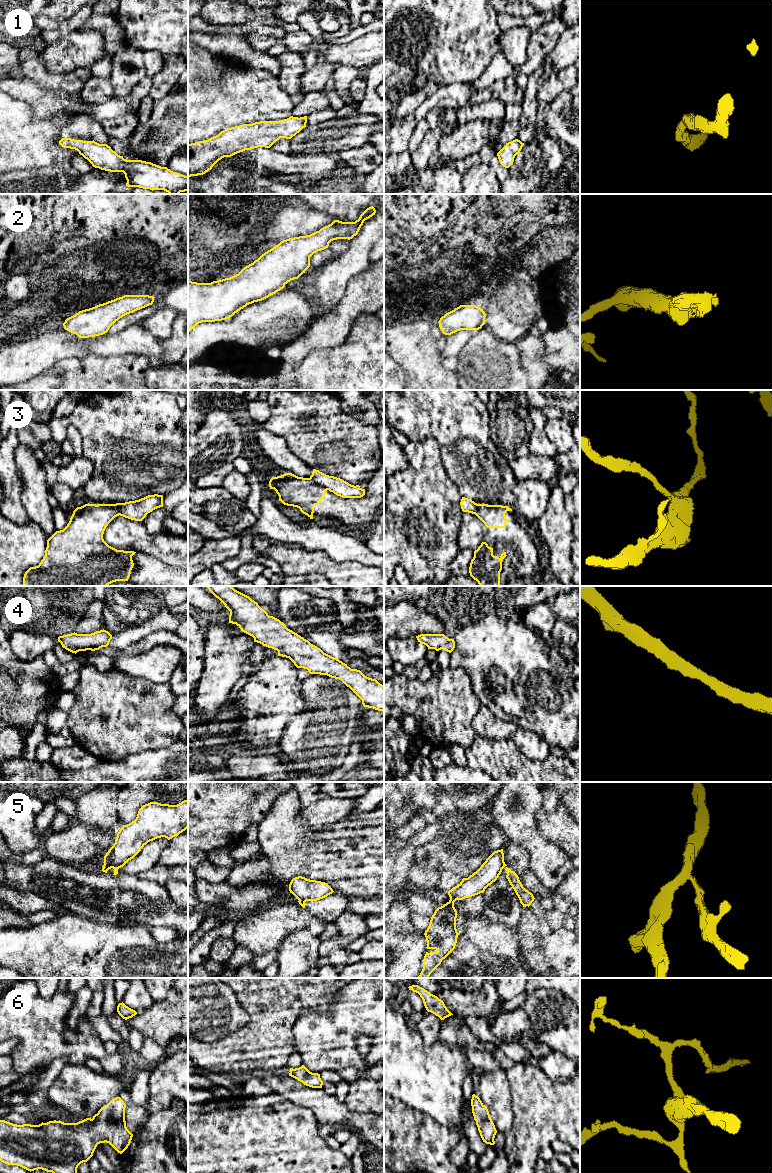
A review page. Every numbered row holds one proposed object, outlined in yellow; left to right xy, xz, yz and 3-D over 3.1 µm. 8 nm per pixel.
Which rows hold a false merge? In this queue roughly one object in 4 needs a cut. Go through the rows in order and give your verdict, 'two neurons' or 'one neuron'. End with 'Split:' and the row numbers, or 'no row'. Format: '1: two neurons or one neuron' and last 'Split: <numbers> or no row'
1: one neuron
2: one neuron
3: two neurons
4: one neuron
5: two neurons
6: one neuron
Split: 3, 5

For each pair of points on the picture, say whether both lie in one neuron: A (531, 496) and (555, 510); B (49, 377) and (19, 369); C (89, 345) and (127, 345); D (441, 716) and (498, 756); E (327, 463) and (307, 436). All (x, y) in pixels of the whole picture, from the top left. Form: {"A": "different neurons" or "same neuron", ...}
{"A": "different neurons", "B": "different neurons", "C": "same neuron", "D": "different neurons", "E": "same neuron"}

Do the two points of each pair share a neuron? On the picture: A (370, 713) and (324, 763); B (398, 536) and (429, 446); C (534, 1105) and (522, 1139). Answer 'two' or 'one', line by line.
A: two
B: one
C: one

